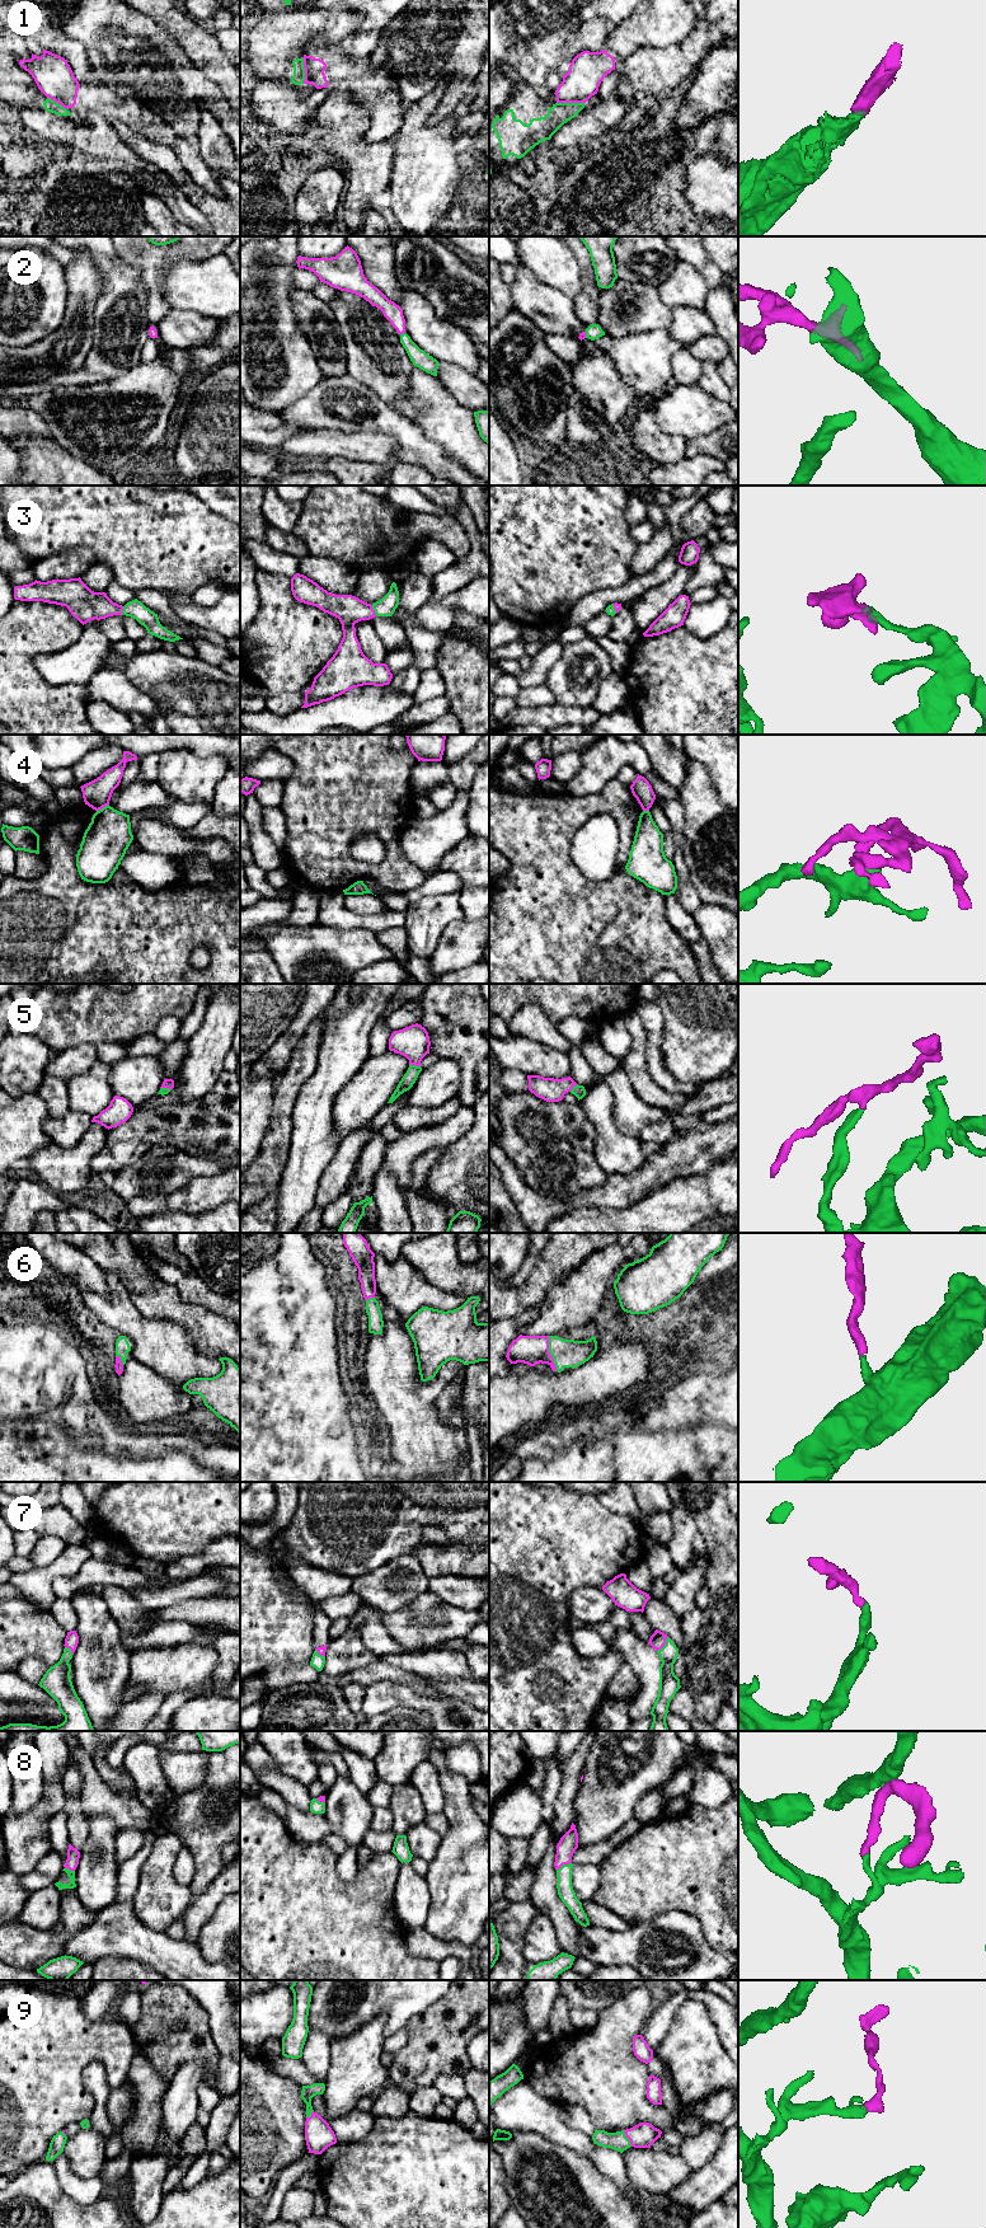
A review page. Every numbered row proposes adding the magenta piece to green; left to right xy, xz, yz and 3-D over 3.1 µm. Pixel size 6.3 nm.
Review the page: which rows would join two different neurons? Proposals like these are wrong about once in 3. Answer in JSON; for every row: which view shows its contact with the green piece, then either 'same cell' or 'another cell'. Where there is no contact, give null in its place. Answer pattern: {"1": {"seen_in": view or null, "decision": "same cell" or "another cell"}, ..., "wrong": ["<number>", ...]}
{"1": {"seen_in": "yz", "decision": "another cell"}, "2": {"seen_in": "xz", "decision": "same cell"}, "3": {"seen_in": "xz", "decision": "same cell"}, "4": {"seen_in": "xy", "decision": "another cell"}, "5": {"seen_in": "xz", "decision": "same cell"}, "6": {"seen_in": "yz", "decision": "same cell"}, "7": {"seen_in": "yz", "decision": "same cell"}, "8": {"seen_in": "yz", "decision": "same cell"}, "9": {"seen_in": "yz", "decision": "same cell"}, "wrong": ["1", "4"]}

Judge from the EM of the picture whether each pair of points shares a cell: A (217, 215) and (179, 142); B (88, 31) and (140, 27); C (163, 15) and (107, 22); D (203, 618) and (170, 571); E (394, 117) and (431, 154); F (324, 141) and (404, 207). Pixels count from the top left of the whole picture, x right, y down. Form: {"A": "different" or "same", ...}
{"A": "different", "B": "same", "C": "different", "D": "different", "E": "different", "F": "different"}

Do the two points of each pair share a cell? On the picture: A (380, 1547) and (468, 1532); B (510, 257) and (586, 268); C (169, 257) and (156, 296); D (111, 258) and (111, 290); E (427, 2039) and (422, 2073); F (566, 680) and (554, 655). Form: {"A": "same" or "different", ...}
{"A": "same", "B": "different", "C": "same", "D": "same", "E": "same", "F": "different"}

